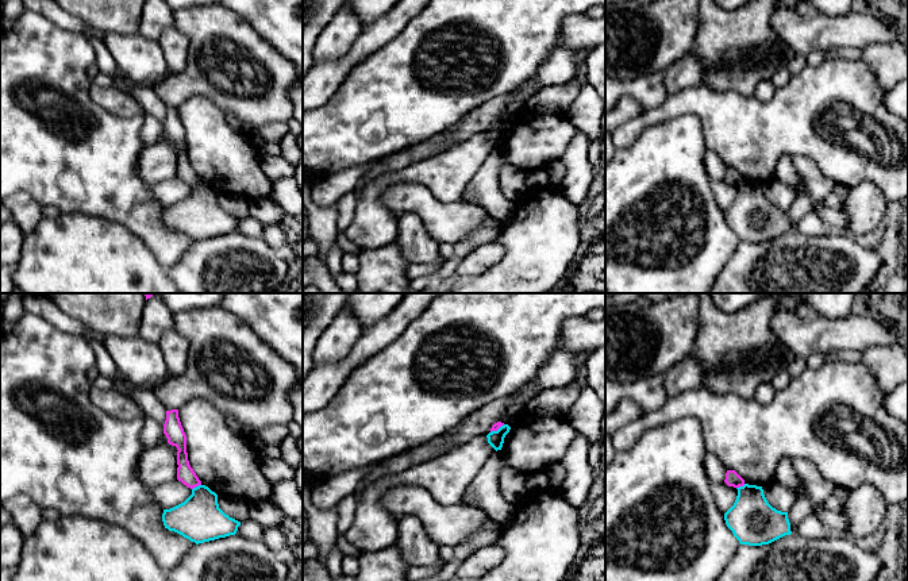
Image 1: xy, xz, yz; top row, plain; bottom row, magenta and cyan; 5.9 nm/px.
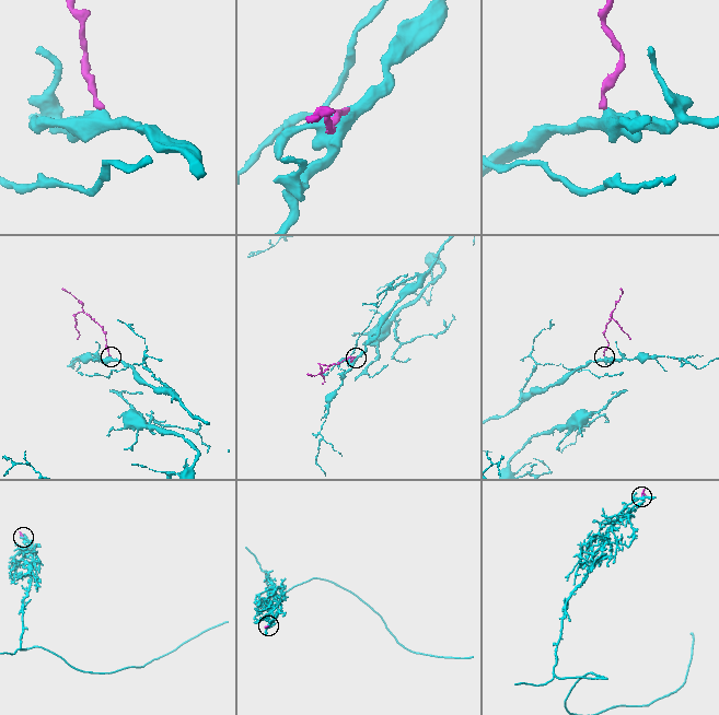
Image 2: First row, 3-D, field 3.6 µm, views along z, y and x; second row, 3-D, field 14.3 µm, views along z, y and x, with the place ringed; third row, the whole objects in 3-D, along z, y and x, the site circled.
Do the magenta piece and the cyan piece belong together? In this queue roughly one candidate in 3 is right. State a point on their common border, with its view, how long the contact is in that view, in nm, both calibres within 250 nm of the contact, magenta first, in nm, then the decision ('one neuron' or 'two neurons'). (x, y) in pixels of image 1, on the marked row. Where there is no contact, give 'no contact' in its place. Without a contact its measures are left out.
contact xy (196, 485); length 70 nm; calibres 100 and 280 nm; two neurons

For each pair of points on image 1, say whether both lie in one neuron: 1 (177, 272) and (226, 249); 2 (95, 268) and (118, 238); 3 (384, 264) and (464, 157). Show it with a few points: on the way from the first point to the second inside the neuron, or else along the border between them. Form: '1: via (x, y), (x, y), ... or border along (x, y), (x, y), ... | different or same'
1: via (189, 272), (203, 272), (214, 261) | same
2: via (102, 261), (111, 245) | same
3: border along (395, 241), (364, 250) | different

